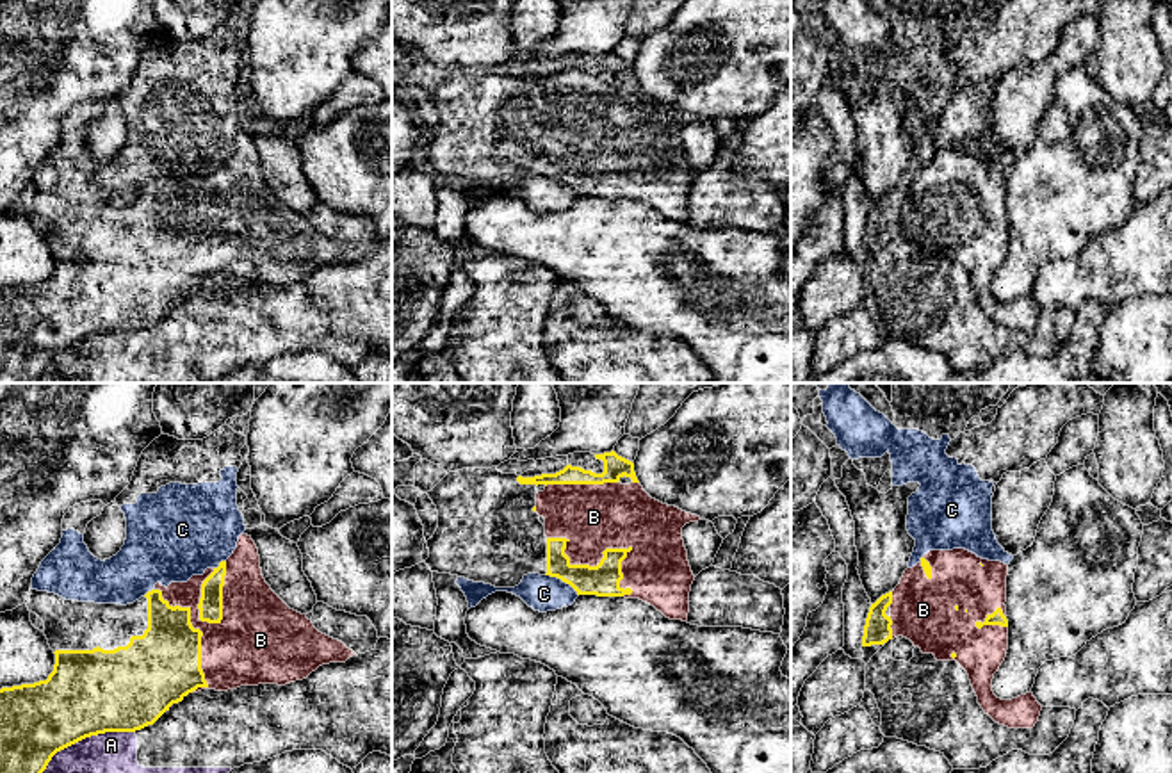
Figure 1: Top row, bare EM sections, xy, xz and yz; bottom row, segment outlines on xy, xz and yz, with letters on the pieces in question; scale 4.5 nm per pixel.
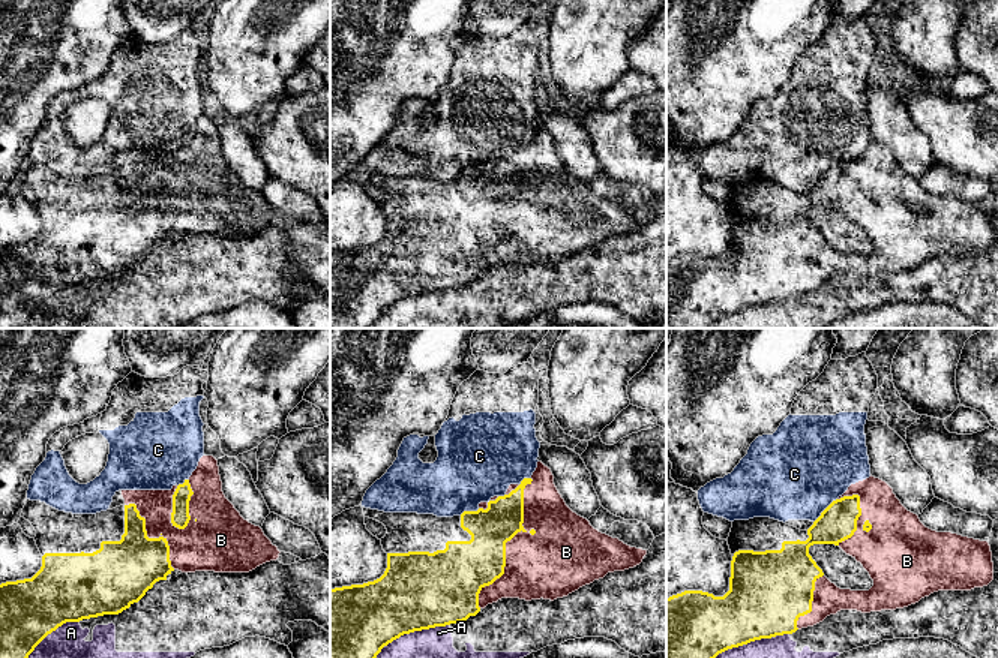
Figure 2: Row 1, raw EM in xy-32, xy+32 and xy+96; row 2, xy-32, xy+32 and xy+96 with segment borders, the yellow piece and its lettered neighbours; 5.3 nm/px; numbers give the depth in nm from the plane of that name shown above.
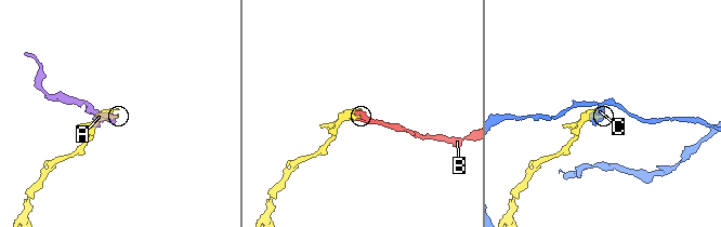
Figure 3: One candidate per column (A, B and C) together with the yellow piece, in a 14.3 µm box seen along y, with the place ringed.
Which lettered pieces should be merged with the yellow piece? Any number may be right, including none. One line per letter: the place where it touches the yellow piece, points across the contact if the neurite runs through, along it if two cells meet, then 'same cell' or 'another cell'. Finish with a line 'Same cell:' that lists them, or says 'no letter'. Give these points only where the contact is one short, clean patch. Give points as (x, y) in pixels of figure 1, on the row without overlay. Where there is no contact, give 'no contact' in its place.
A: meets yellow in xy at (81, 341); another cell
B: meets yellow in xz at (604, 157); same cell
C: meets yellow in xz at (563, 182); another cell
Same cell: B

